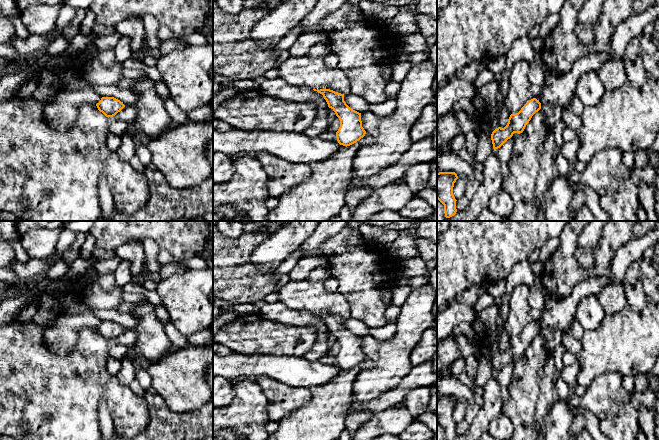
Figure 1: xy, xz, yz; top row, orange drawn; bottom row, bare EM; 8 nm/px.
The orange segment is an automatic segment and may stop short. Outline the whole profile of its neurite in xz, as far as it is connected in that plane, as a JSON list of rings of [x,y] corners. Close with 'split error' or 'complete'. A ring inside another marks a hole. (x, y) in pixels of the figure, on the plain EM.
[[[330,313],[313,314],[323,319],[328,331],[340,344],[340,351],[336,356],[336,362],[340,369],[350,370],[365,360],[366,355],[362,351],[361,337],[346,328],[344,318]]]; complete

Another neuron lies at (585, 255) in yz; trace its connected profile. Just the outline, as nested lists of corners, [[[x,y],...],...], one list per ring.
[[[578,246],[575,257],[584,269],[590,269],[595,264],[594,251],[590,247]]]

